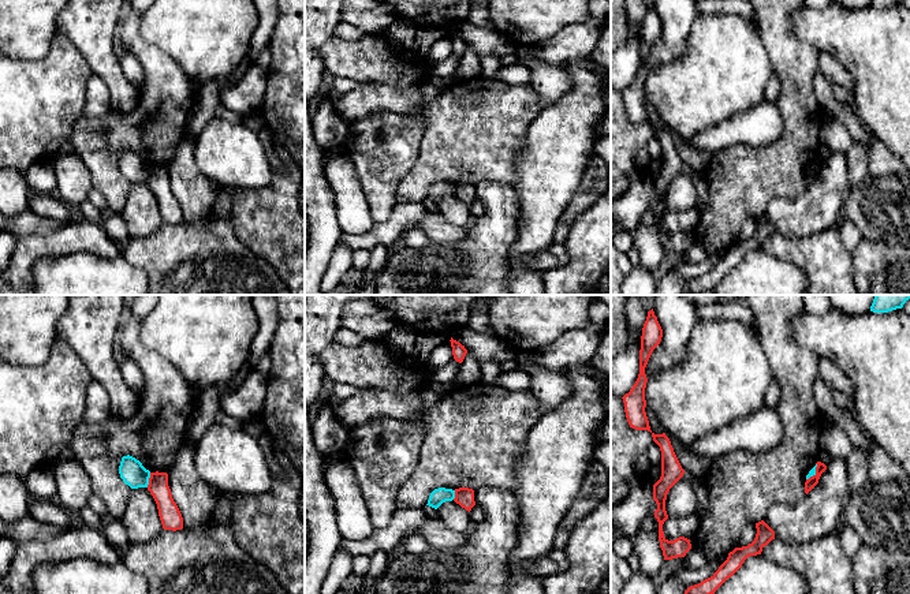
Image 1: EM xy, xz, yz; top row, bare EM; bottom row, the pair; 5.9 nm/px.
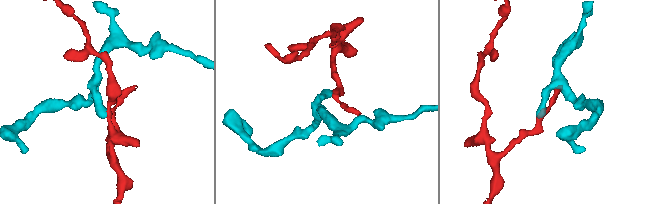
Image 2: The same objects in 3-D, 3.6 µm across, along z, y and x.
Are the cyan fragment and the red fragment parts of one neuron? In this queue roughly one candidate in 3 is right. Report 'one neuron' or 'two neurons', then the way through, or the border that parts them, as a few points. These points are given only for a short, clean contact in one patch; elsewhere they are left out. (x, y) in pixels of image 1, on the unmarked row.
two neurons; border along xy (150, 167), (146, 180)

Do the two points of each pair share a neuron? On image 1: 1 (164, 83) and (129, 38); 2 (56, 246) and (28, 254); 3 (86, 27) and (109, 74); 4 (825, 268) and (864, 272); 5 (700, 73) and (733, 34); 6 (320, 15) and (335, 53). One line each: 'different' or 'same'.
1: same
2: same
3: same
4: different
5: same
6: different

